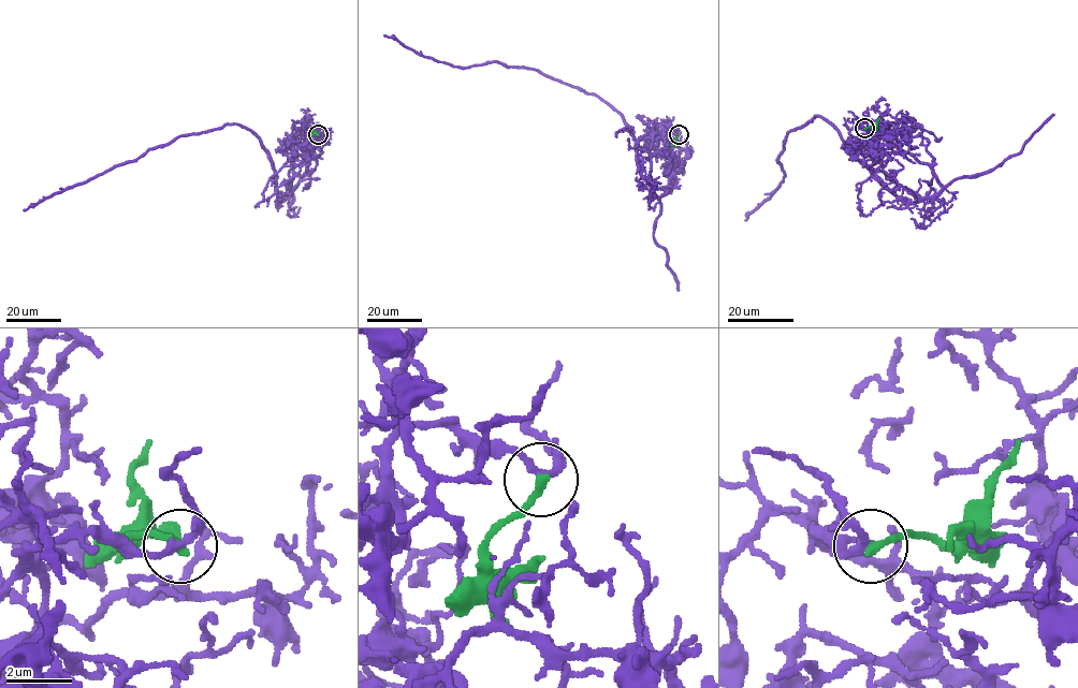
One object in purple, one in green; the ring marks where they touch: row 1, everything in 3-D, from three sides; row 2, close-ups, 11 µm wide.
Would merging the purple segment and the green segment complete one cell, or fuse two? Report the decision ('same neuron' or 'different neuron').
different neuron

